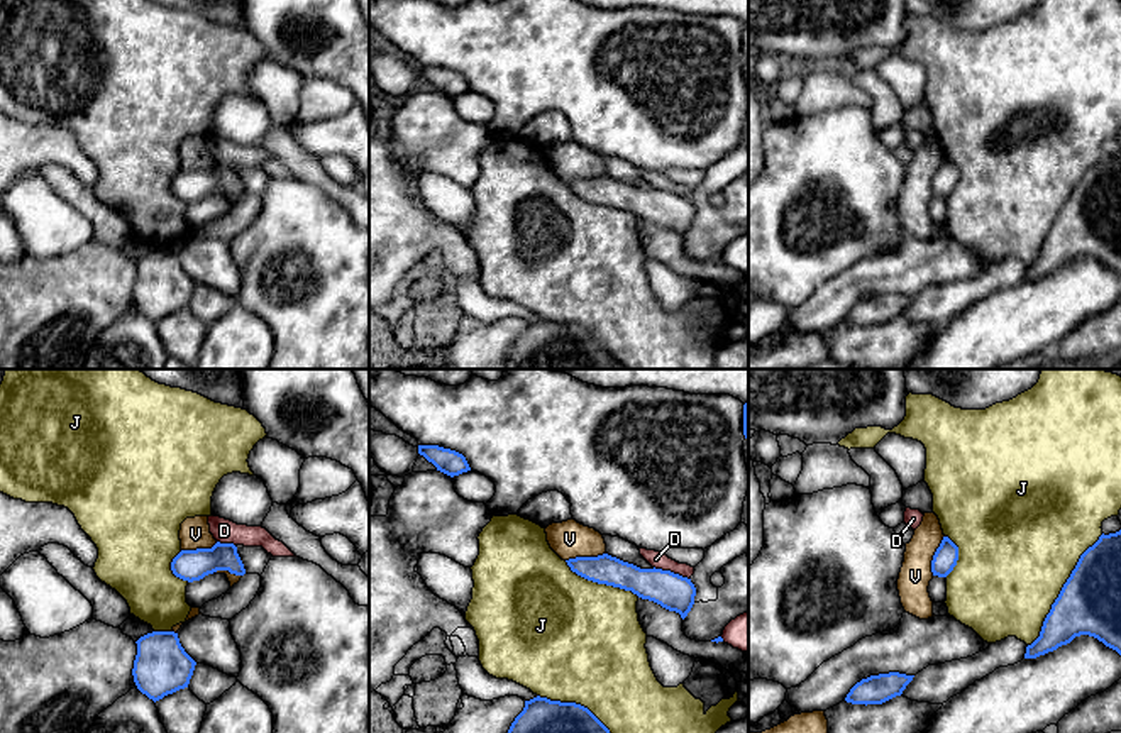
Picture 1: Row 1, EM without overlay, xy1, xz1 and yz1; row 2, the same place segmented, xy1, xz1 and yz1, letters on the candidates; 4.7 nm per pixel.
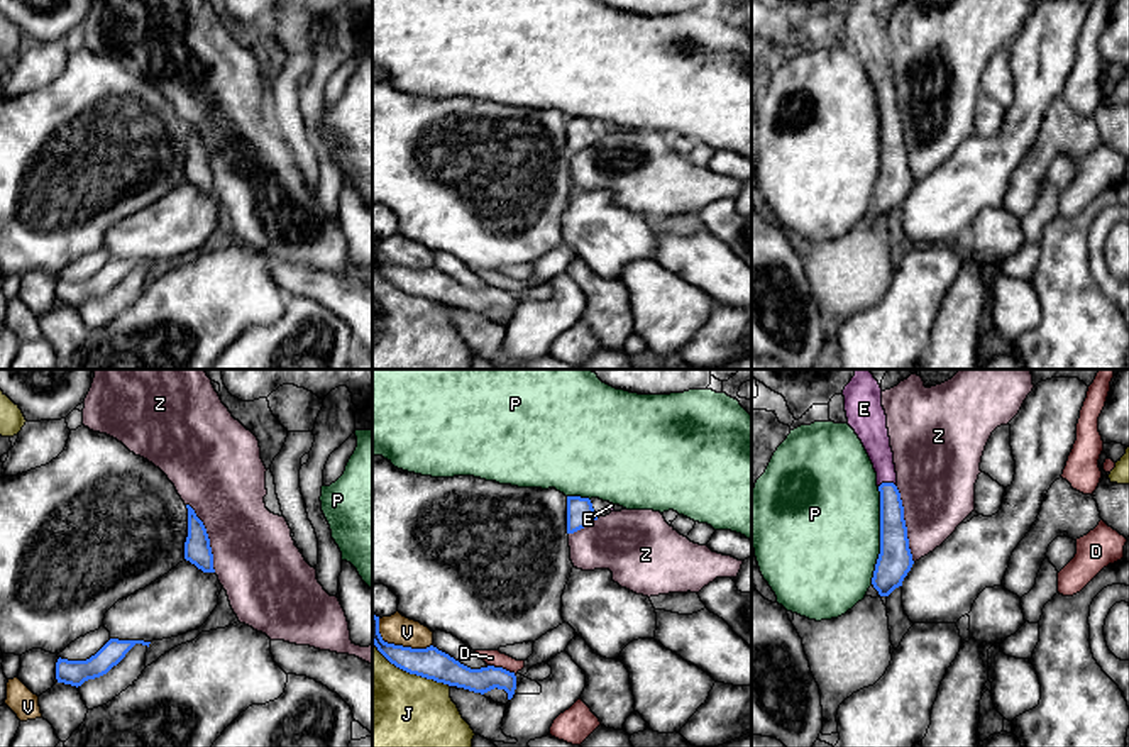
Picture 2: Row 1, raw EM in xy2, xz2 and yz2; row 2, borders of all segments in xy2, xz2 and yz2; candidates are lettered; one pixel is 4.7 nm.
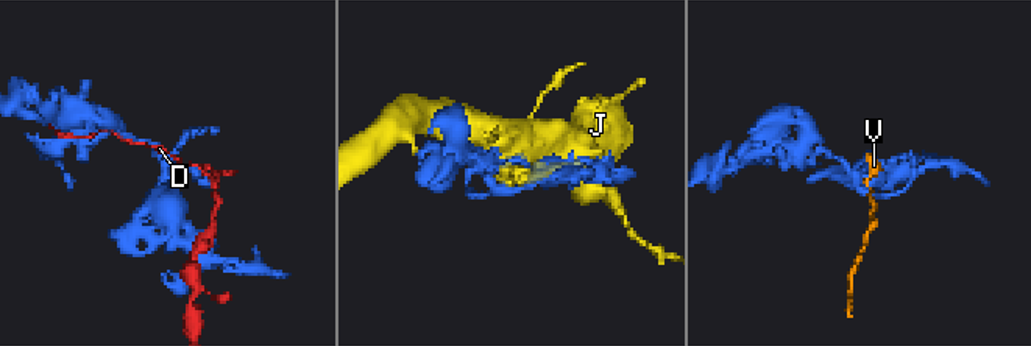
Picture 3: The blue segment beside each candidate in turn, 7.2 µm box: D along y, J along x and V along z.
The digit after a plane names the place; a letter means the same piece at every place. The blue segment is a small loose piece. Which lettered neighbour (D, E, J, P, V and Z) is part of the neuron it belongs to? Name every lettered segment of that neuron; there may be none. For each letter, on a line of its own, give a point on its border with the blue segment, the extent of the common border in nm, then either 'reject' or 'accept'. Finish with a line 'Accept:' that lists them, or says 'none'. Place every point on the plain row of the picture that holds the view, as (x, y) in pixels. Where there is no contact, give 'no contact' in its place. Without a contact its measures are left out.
D: contact xz1 (673, 193); length 190 nm; reject
E: contact yz2 (886, 104); length 80 nm; accept
J: contact yz1 (1062, 210); length 650 nm; reject
P: contact yz2 (881, 156); length 460 nm; reject
V: contact xz1 (585, 178); length 200 nm; reject
Z: contact yz2 (904, 144); length 380 nm; reject
Accept: E

